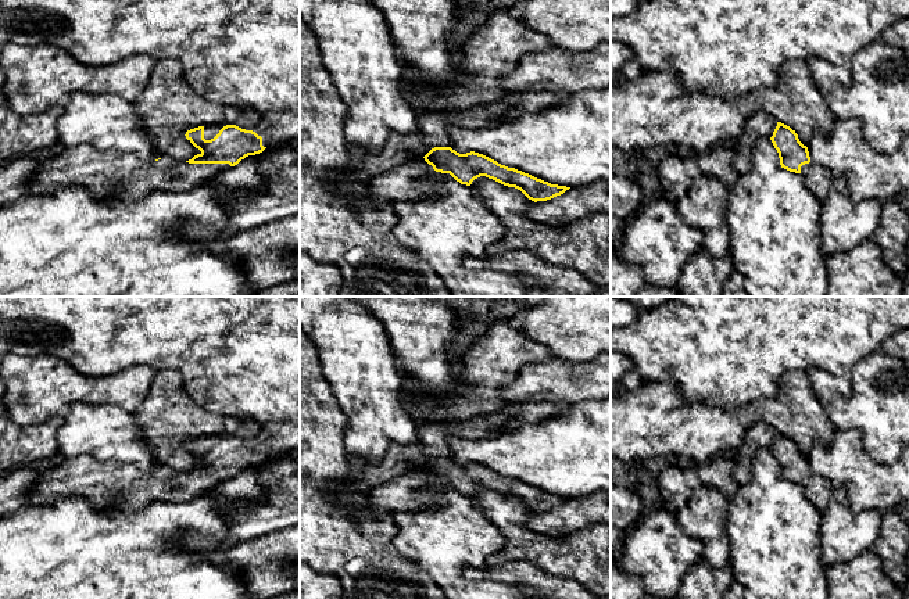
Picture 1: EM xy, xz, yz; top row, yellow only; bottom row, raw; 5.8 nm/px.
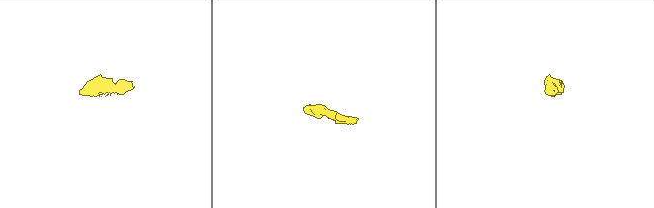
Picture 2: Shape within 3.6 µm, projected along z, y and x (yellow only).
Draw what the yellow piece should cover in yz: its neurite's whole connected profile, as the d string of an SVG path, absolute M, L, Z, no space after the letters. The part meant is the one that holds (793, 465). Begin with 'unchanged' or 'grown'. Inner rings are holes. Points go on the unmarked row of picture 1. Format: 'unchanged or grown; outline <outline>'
grown; outline M777 433L770 451L779 463L781 478L801 484L806 498L823 513L833 496L829 480L810 471L808 458L790 437Z

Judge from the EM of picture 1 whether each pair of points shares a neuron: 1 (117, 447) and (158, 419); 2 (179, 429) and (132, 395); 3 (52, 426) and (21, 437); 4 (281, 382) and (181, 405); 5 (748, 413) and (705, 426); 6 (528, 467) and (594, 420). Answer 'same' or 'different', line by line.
1: different
2: different
3: same
4: different
5: same
6: same

